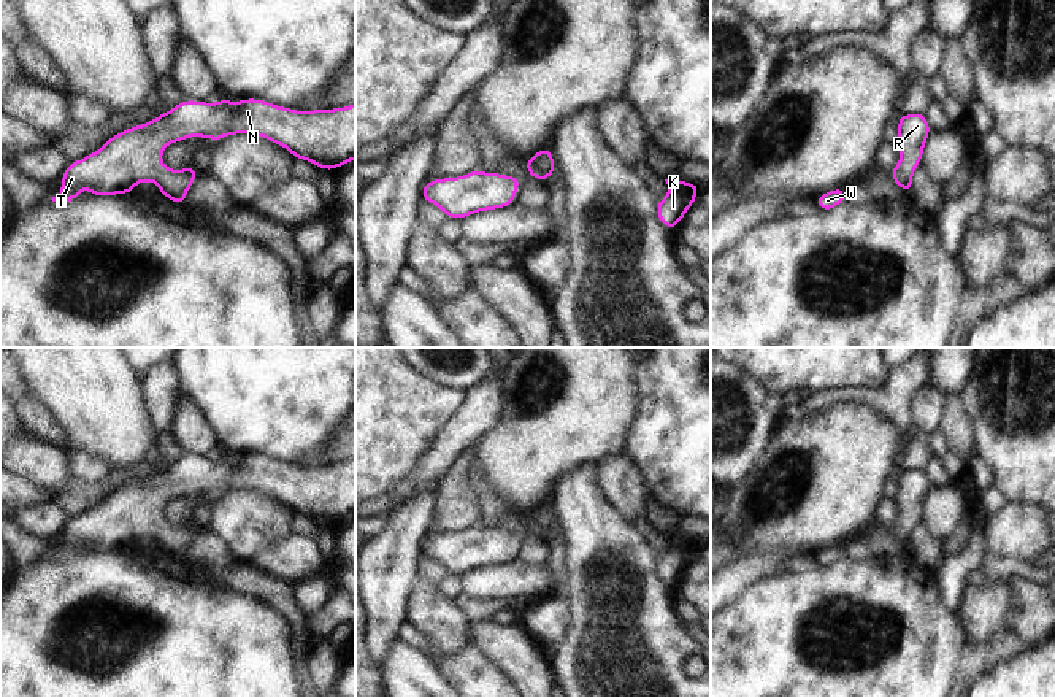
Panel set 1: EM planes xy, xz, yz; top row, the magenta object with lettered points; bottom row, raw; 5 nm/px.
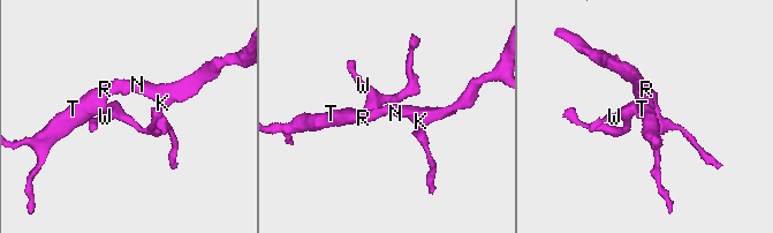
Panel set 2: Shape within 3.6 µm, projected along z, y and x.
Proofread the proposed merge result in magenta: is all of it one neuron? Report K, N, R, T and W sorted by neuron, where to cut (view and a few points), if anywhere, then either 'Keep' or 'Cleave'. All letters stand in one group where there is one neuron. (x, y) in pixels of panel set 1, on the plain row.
Groups: K N R T W. No split. Keep

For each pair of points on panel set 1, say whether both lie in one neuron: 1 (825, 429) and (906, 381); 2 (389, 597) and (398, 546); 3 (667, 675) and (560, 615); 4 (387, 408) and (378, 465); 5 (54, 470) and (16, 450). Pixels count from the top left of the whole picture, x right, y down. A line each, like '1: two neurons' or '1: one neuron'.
1: two neurons
2: one neuron
3: two neurons
4: one neuron
5: one neuron

